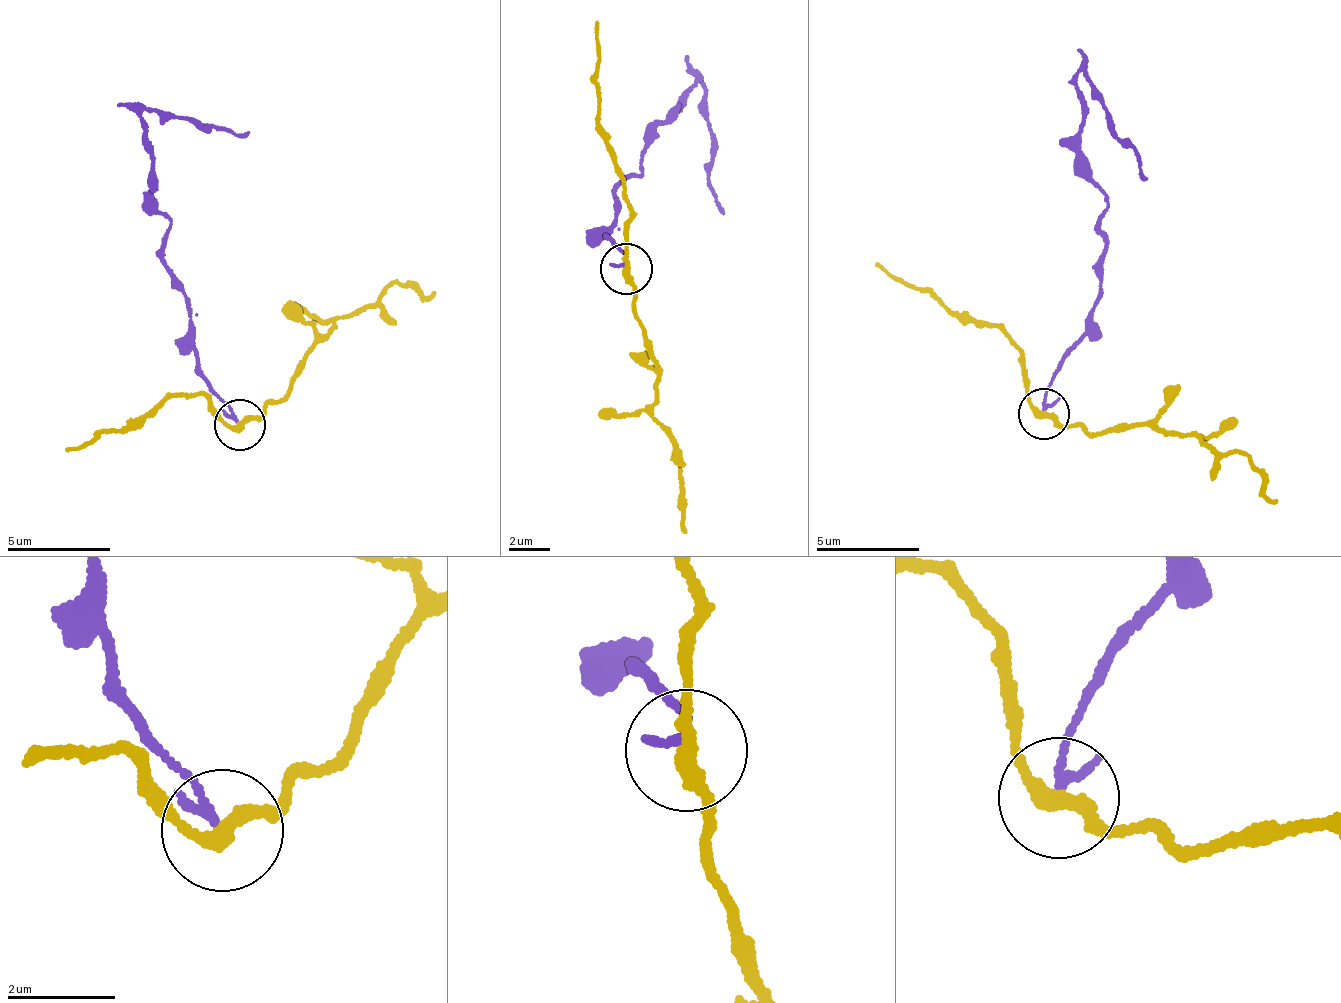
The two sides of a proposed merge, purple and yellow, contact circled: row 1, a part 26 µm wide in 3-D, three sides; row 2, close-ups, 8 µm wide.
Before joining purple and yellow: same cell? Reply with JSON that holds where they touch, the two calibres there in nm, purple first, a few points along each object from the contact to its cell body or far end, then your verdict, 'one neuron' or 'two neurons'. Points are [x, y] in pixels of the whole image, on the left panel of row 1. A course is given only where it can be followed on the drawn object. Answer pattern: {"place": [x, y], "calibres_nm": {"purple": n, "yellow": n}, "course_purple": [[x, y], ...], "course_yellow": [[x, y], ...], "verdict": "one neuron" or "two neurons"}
{"place": [240, 424], "calibres_nm": {"purple": 180, "yellow": 280}, "course_purple": [[238, 424], [201, 373], [187, 292], [166, 263], [166, 214], [151, 192], [144, 118], [152, 107], [249, 129]], "course_yellow": [[238, 424], [284, 397], [315, 346], [343, 314], [374, 303], [394, 280], [432, 289]], "verdict": "two neurons"}

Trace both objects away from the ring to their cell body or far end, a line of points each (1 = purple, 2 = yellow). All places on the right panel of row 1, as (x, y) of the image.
1: (1043, 412), (1086, 325), (1106, 246), (1106, 197), (1078, 154), (1076, 75), (1090, 74), (1149, 177)
2: (1043, 412), (1094, 435), (1142, 425), (1203, 439), (1216, 450), (1253, 456), (1279, 498)

